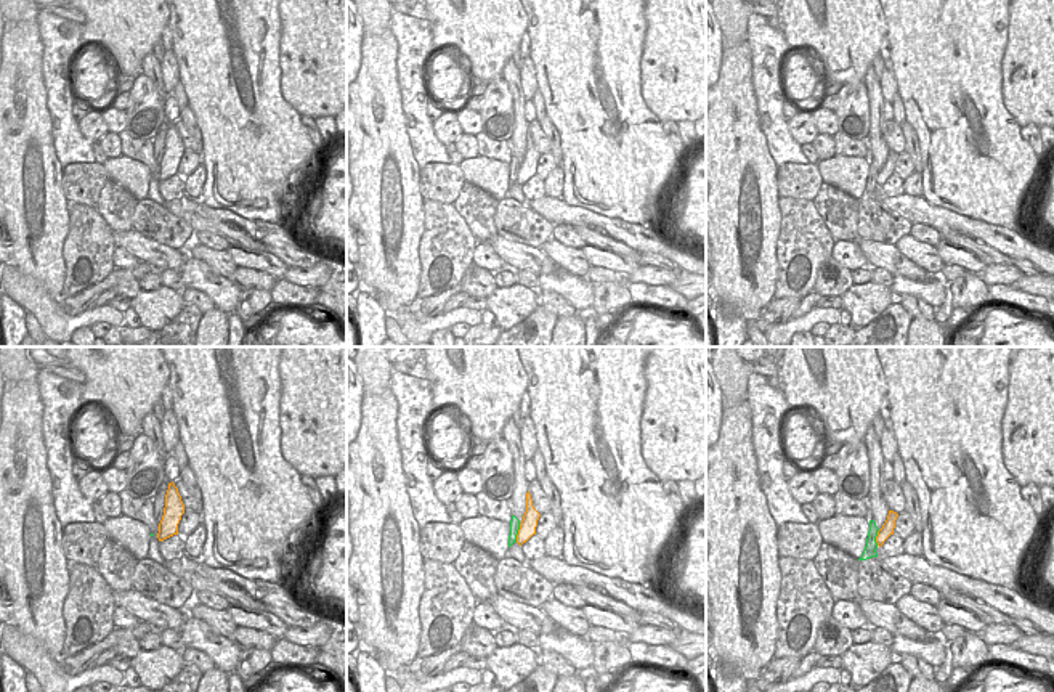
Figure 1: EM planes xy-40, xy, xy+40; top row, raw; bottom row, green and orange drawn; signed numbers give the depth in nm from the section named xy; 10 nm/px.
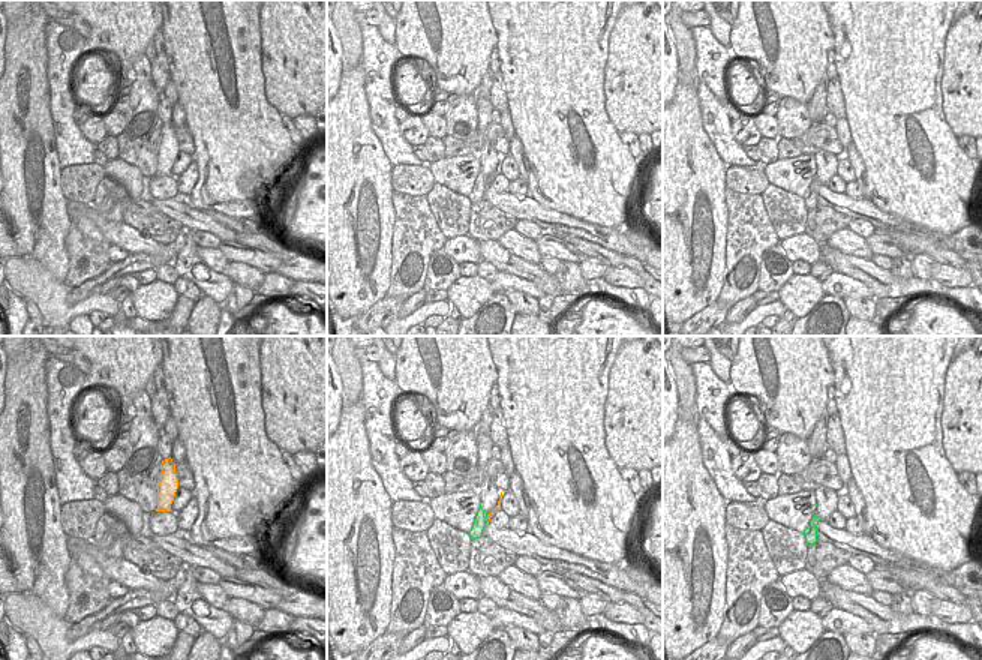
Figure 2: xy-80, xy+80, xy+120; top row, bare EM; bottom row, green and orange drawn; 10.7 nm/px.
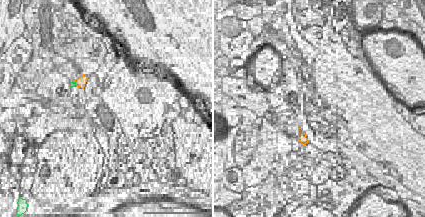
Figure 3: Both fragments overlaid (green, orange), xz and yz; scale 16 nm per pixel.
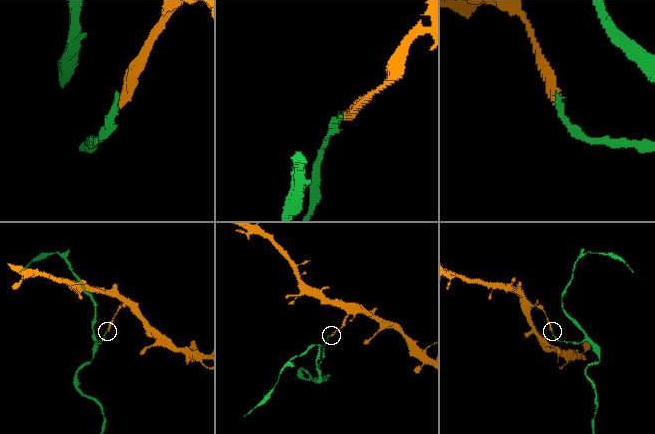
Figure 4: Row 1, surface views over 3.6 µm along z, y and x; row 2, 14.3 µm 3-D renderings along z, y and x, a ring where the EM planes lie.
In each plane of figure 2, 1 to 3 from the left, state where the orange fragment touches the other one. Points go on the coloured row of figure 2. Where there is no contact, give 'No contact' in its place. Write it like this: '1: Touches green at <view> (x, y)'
1: No contact
2: Touches green at xy+80 (486, 518)
3: No contact

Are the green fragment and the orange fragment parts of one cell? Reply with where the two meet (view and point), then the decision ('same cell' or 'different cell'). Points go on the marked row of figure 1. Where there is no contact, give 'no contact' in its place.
contact xy (517, 533); different cell

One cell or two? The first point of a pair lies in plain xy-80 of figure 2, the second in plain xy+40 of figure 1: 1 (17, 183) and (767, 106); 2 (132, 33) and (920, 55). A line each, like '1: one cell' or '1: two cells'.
1: two cells
2: two cells

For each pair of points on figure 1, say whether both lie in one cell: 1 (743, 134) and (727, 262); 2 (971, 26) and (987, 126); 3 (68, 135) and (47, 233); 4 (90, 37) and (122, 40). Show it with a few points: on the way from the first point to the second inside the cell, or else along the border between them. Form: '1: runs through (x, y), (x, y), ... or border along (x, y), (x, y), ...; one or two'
1: runs through (738, 166), (733, 230); one
2: runs through (971, 50), (971, 93), (979, 101); one
3: border along (52, 130), (52, 143), (61, 169); two
4: runs through (98, 37), (114, 37); one

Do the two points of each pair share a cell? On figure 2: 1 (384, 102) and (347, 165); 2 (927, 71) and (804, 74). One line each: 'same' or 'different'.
1: different
2: different

